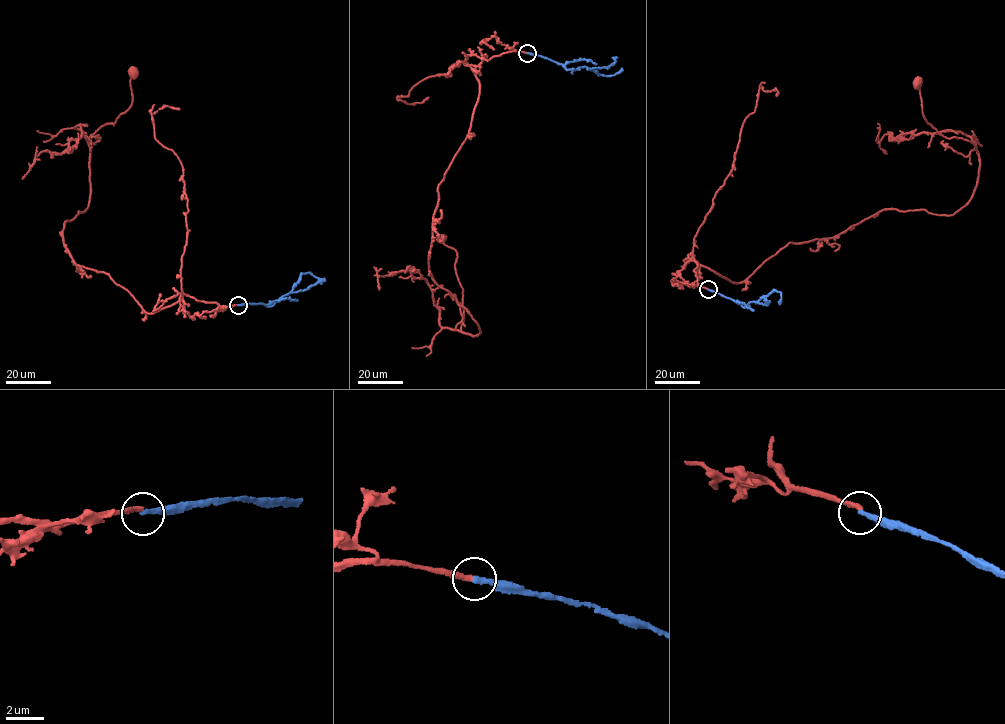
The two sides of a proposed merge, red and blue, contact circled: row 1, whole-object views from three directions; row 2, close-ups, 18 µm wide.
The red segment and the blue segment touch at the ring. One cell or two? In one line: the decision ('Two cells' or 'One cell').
Two cells

